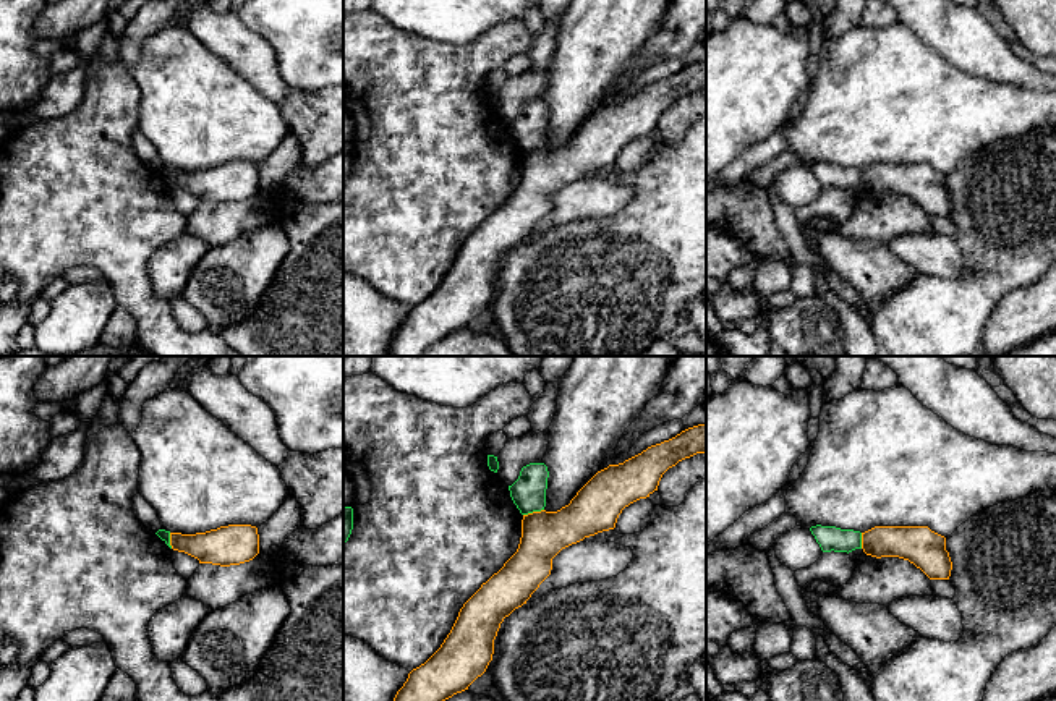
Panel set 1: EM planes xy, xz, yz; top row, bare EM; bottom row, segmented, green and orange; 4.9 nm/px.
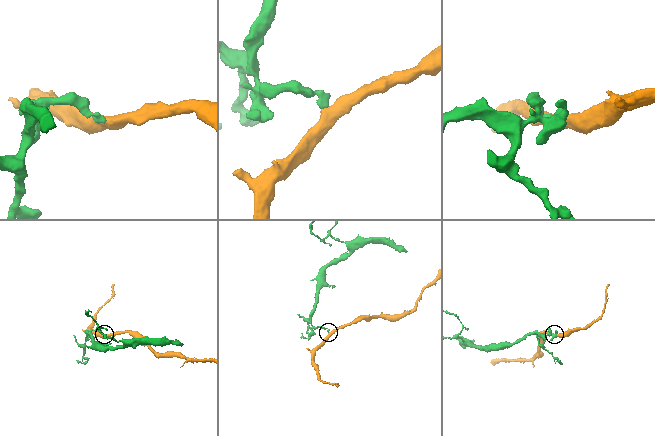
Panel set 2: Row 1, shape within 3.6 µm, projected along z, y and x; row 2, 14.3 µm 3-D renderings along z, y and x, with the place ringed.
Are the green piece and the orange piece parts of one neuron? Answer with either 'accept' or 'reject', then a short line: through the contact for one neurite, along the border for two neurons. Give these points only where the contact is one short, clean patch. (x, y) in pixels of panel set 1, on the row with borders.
reject; line xz (543, 509), (523, 515)

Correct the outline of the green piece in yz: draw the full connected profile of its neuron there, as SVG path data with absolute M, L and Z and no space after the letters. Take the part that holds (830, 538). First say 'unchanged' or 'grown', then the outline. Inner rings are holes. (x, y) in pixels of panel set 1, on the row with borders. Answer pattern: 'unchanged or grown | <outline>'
unchanged | M811 526L811 534L823 552L852 552L862 549L862 533L854 529L841 529L836 526Z

